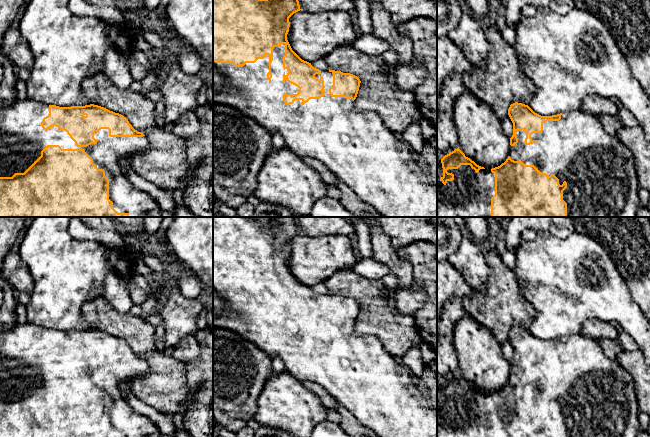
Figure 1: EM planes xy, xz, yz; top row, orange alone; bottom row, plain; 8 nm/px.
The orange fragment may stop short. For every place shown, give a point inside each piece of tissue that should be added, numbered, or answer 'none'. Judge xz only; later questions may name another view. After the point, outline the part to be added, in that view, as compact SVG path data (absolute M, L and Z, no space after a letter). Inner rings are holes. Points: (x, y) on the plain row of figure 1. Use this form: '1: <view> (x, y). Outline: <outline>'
1: xz (357, 371). Outline: M281 268L273 272L271 287L268 279L243 291L213 285L213 327L234 331L270 358L279 357L292 377L301 383L310 381L321 386L378 437L437 437L437 413L430 406L419 380L395 360L379 337L355 335L352 323L332 321L329 318L332 296L321 294L315 299L319 304L324 302L323 321L310 323L304 329L302 324L290 329L284 327L284 317L292 319L299 315L287 303L283 304L283 299L288 297L283 292L284 279L285 268Z

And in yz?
1: yz (599, 393). Outline: M580 333L564 336L559 345L543 347L541 357L533 357L532 364L536 367L525 369L526 357L516 355L518 367L510 371L509 380L514 385L522 385L525 389L534 389L541 397L548 400L554 398L559 408L567 406L563 415L563 424L567 427L567 437L637 437L640 431L639 406L635 393L634 381L616 359L608 358L598 342Z

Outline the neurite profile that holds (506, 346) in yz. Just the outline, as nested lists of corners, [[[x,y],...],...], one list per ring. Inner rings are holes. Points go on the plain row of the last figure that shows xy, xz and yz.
[[[507,339],[503,343],[501,343],[501,348],[502,348],[503,355],[506,358],[506,360],[511,362],[513,359],[513,347],[512,347],[509,339]]]

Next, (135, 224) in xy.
[[[110,217],[122,228],[144,234],[143,232],[143,218],[144,217]]]

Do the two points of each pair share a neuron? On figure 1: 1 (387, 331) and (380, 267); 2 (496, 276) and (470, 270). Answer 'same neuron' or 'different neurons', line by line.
1: different neurons
2: different neurons

